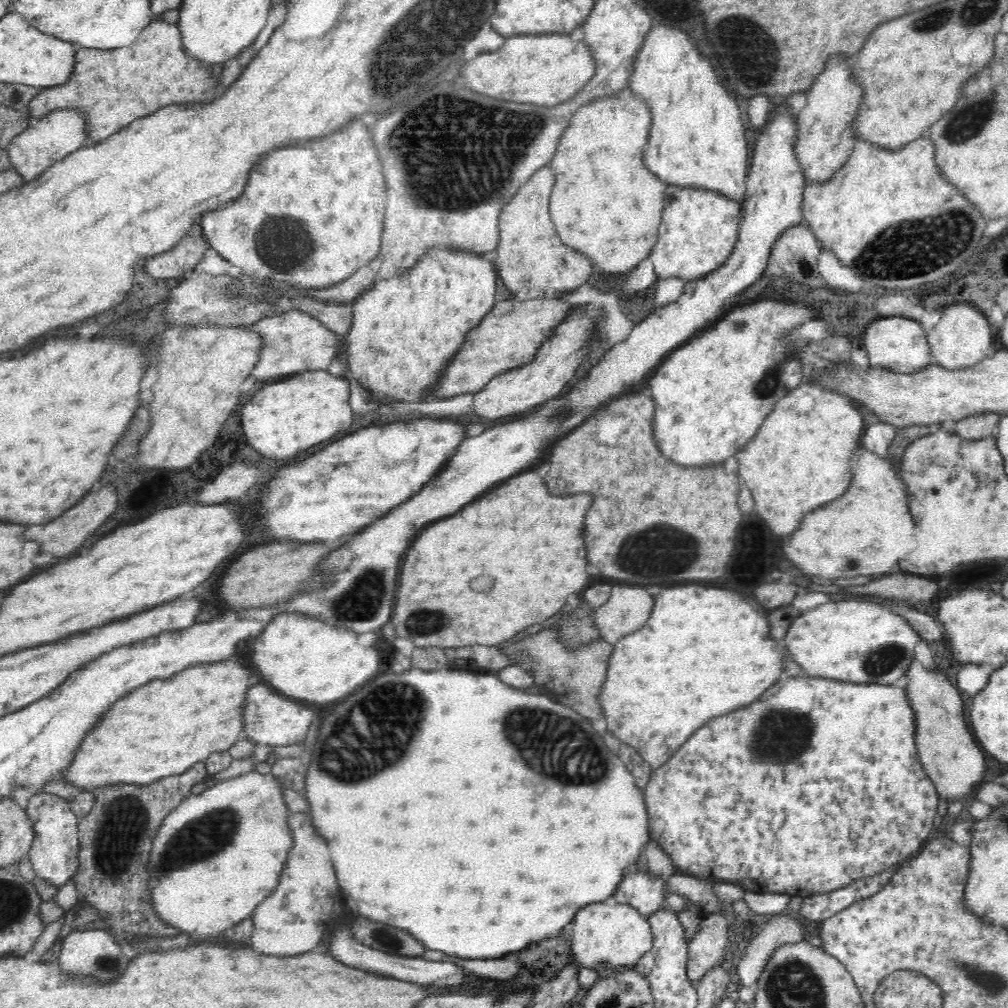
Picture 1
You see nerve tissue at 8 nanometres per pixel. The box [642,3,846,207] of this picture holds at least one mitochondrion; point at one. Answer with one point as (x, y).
(735, 34)

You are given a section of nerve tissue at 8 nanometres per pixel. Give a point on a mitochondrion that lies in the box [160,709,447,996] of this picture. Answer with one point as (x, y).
(393, 943)

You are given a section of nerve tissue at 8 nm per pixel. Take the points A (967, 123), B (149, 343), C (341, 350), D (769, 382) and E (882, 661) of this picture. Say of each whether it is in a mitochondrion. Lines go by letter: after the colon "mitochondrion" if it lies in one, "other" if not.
A: mitochondrion
B: other
C: other
D: mitochondrion
E: mitochondrion

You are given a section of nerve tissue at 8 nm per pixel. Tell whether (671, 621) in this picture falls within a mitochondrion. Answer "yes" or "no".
no

